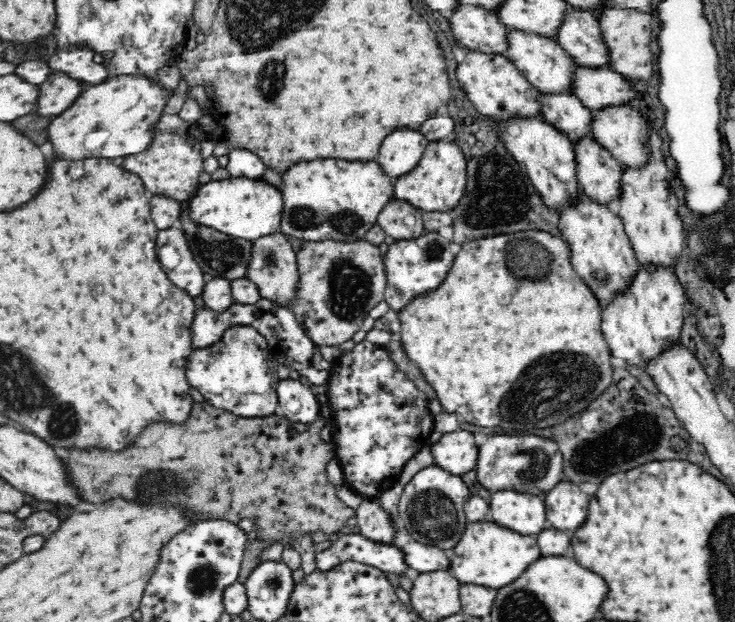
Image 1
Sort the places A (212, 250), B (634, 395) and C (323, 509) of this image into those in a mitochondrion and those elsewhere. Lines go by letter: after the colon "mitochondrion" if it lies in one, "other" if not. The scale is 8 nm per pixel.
A: mitochondrion
B: other
C: other

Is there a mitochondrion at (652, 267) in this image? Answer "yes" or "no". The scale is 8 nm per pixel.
no

